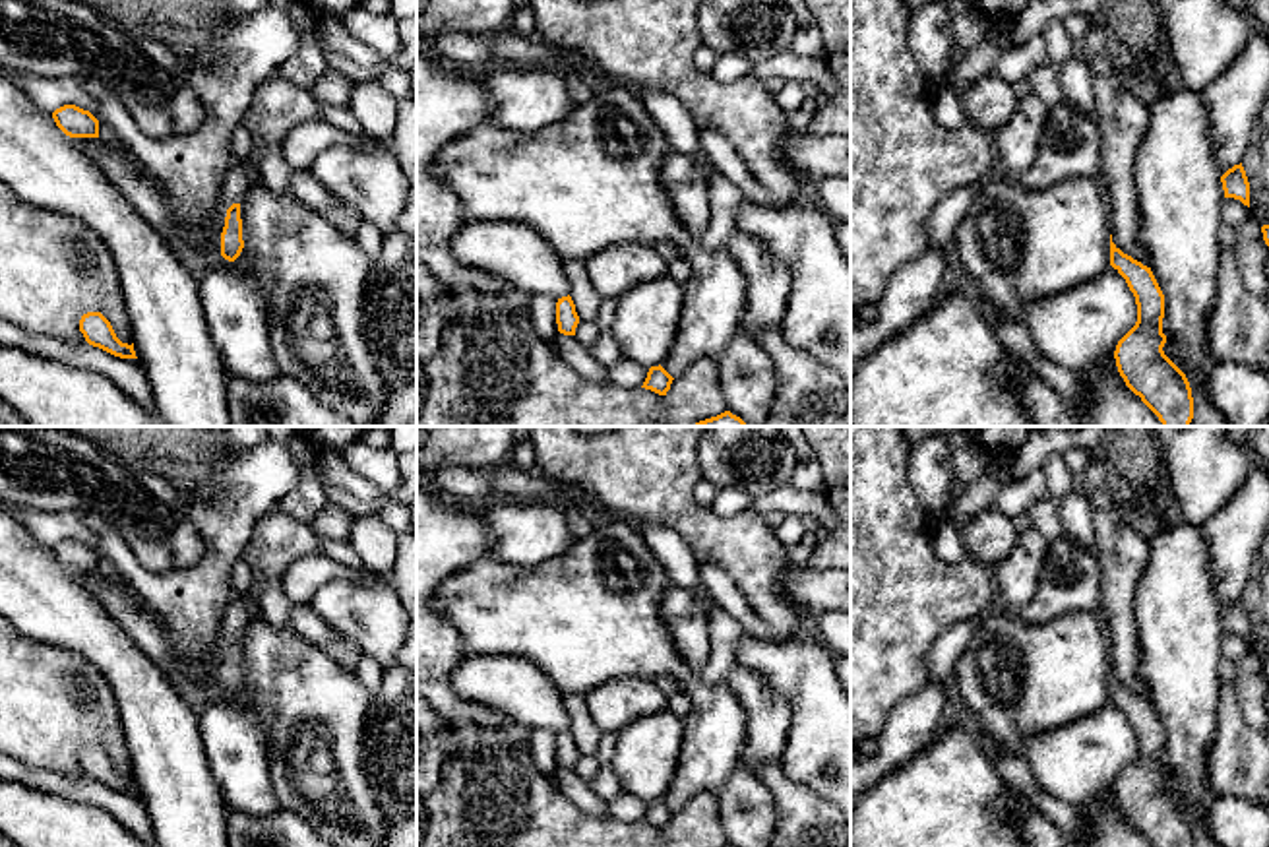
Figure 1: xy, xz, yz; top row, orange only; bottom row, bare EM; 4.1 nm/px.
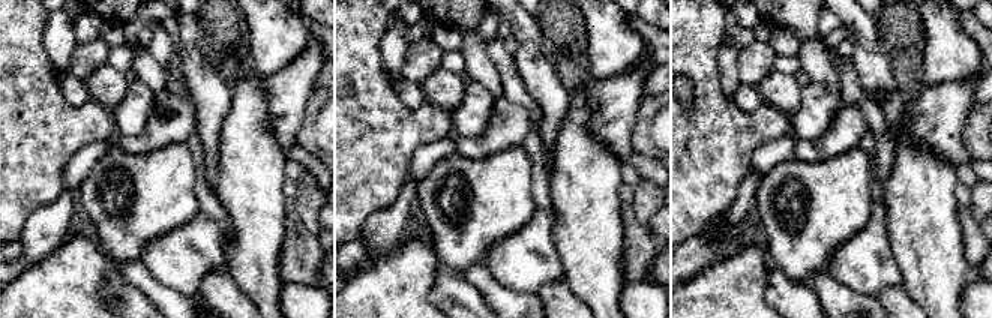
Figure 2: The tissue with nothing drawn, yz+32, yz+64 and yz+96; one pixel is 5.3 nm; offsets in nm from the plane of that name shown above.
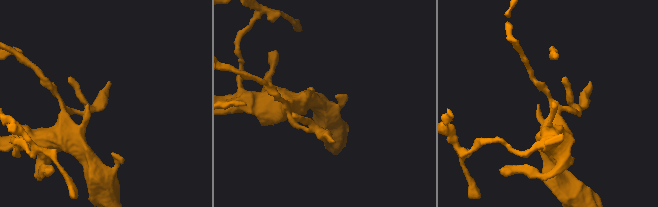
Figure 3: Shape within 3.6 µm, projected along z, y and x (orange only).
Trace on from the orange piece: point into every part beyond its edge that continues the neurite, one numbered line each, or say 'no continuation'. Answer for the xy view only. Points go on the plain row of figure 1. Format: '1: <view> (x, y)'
1: xy (241, 611)

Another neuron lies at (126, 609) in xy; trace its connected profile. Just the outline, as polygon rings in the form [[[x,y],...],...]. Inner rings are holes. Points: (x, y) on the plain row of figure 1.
[[[72,572],[120,630],[174,680],[174,642],[163,620],[134,591],[101,572]]]

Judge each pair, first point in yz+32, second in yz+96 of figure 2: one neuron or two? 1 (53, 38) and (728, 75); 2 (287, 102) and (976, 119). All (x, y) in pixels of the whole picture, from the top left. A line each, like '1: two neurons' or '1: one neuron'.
1: one neuron
2: two neurons

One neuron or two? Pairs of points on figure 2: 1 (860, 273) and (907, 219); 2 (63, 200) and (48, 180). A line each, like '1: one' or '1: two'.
1: two
2: two

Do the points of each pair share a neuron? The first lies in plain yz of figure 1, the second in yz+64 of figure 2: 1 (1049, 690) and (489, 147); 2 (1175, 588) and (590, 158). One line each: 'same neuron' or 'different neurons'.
1: different neurons
2: same neuron

